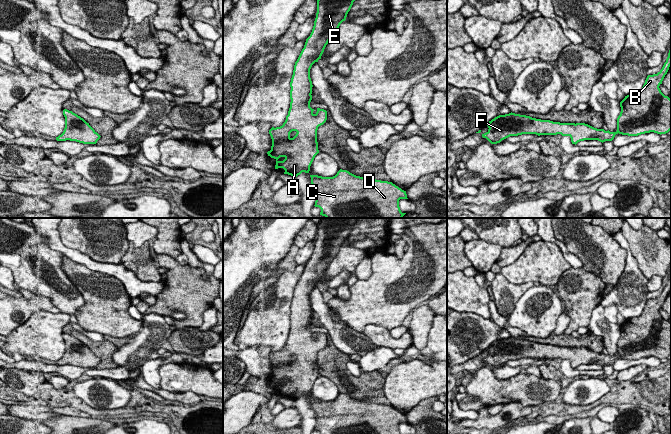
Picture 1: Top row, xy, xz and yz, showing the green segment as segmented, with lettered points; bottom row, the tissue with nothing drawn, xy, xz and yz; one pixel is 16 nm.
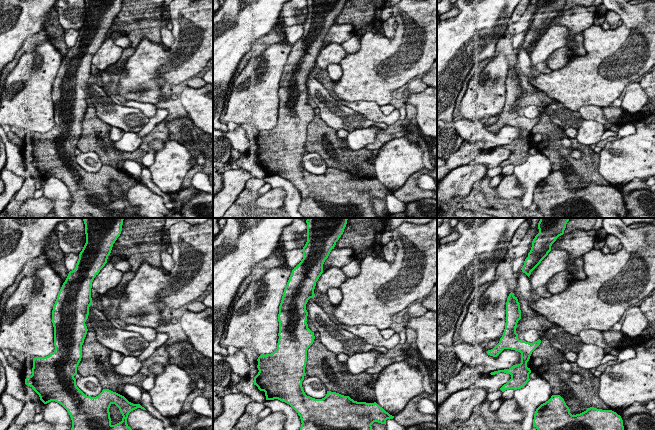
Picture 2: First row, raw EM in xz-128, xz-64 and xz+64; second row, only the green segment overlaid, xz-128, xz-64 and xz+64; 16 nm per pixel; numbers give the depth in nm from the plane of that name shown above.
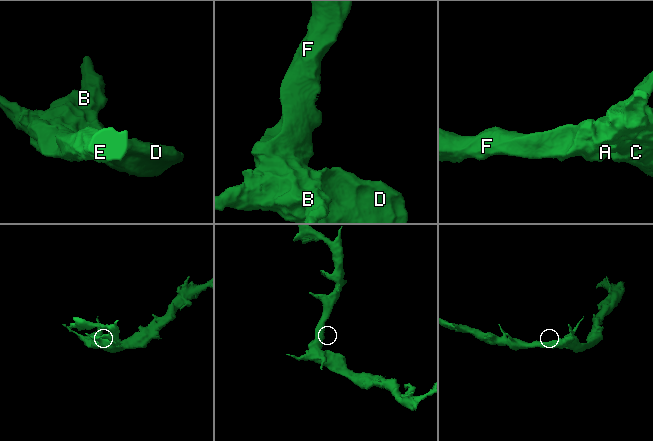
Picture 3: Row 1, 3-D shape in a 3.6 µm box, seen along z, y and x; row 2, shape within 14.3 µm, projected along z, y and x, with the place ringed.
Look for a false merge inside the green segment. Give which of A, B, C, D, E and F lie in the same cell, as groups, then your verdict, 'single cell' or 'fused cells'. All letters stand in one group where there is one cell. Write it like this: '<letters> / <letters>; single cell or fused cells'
A B C D E F; single cell

